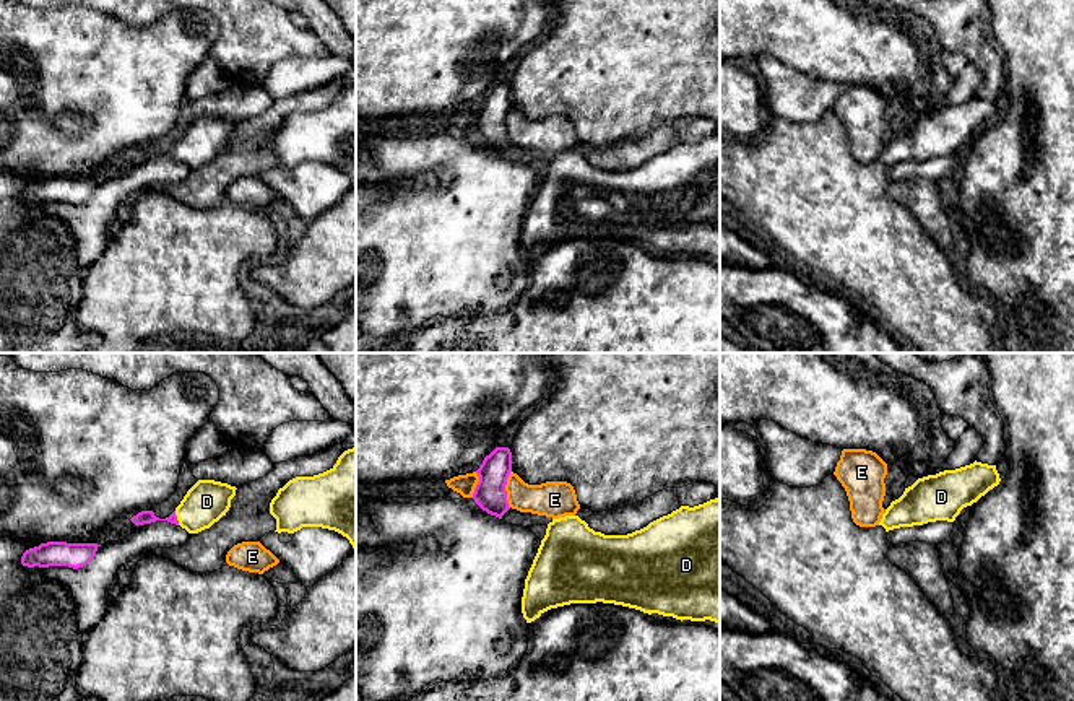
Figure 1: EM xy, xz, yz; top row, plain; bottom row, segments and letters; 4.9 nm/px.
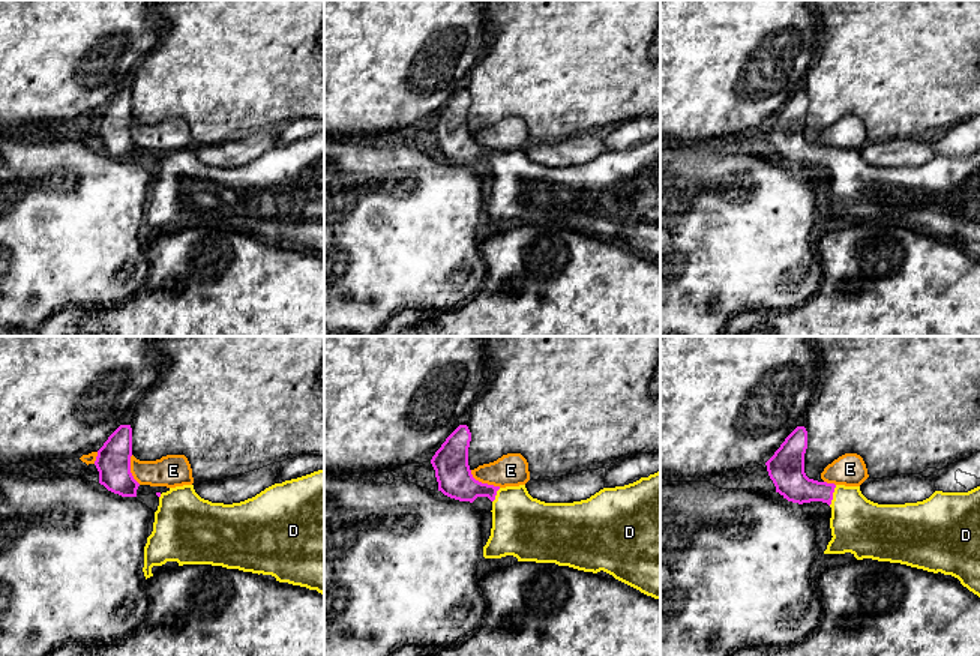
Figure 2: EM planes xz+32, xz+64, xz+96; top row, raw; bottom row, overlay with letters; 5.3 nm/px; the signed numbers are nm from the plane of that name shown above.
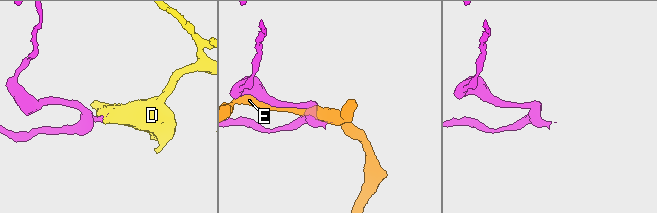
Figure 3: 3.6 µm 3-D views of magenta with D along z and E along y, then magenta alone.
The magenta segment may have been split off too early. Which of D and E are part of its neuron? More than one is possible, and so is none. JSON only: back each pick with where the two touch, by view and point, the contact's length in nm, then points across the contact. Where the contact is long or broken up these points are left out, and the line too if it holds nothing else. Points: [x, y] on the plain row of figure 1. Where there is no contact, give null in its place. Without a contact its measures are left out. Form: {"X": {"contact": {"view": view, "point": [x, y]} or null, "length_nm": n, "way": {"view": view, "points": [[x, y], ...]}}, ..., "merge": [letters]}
{"D": {"contact": {"view": "xy", "point": [176, 153]}, "length_nm": 80, "way": {"view": "xy", "points": [[142, 153], [176, 153], [194, 150], [207, 137]]}}, "merge": ["D"]}

